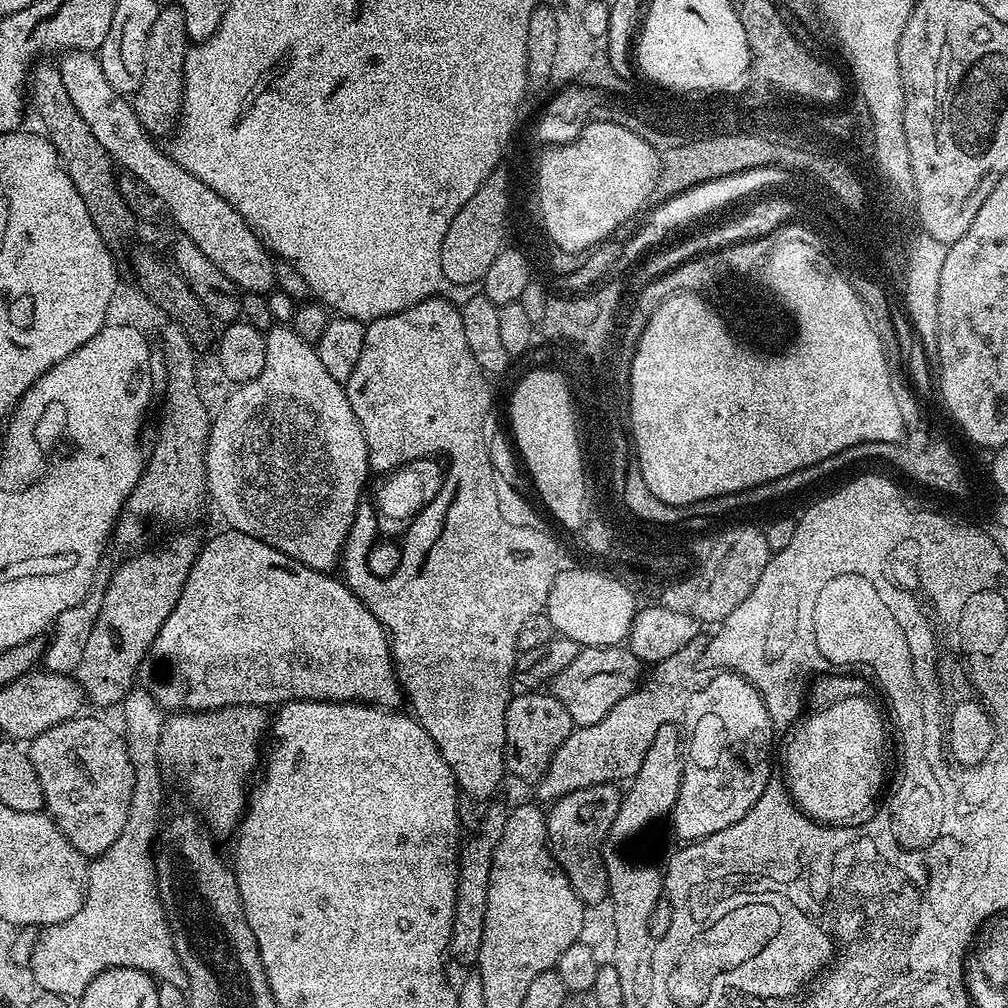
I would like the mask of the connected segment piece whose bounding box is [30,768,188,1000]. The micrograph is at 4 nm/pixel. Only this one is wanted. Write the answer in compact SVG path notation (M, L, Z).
M134 768L134 774L135 784L130 796L126 823L122 826L122 834L114 840L109 850L89 863L83 905L78 913L65 922L47 925L41 931L40 943L32 951L30 969L41 991L56 993L67 1000L79 999L79 996L85 992L86 986L108 968L142 970L159 983L170 983L183 989L188 987L186 970L172 945L172 931L162 910L160 895L157 893L154 845L164 800L162 768Z

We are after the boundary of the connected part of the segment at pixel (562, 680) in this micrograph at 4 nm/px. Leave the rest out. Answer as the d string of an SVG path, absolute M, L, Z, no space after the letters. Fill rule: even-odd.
M611 644L605 648L581 647L578 658L562 670L550 685L550 692L566 708L576 726L590 726L602 722L626 694L630 694L642 683L640 660L627 646Z

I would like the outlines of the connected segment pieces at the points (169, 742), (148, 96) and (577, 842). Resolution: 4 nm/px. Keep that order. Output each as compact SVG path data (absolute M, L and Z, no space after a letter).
M247 704L241 708L215 708L213 712L178 712L165 719L159 746L161 765L167 771L169 768L184 783L184 788L192 799L191 807L202 817L209 833L217 832L220 836L231 837L239 825L240 817L244 815L246 792L240 789L240 783L244 776L251 774L255 764L257 767L256 747L259 744L261 747L270 728L269 713L264 712L267 711L263 707Z
M178 6L161 7L158 18L154 18L150 38L146 38L146 74L142 78L142 86L130 100L138 122L142 122L153 137L167 137L175 133L180 122L180 107L184 101L184 63L189 47L186 18L182 18L182 10Z
M599 784L574 790L547 809L548 846L552 857L566 874L574 894L586 906L609 899L608 875L604 865L604 840L620 809L622 792L616 784Z

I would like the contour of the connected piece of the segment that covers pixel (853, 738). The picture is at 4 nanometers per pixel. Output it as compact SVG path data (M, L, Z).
M844 698L821 707L818 713L805 717L797 726L798 736L788 750L788 769L782 772L785 788L793 803L805 816L817 823L832 826L850 824L868 802L870 794L876 793L878 780L886 780L884 770L884 720L876 712L870 698Z

